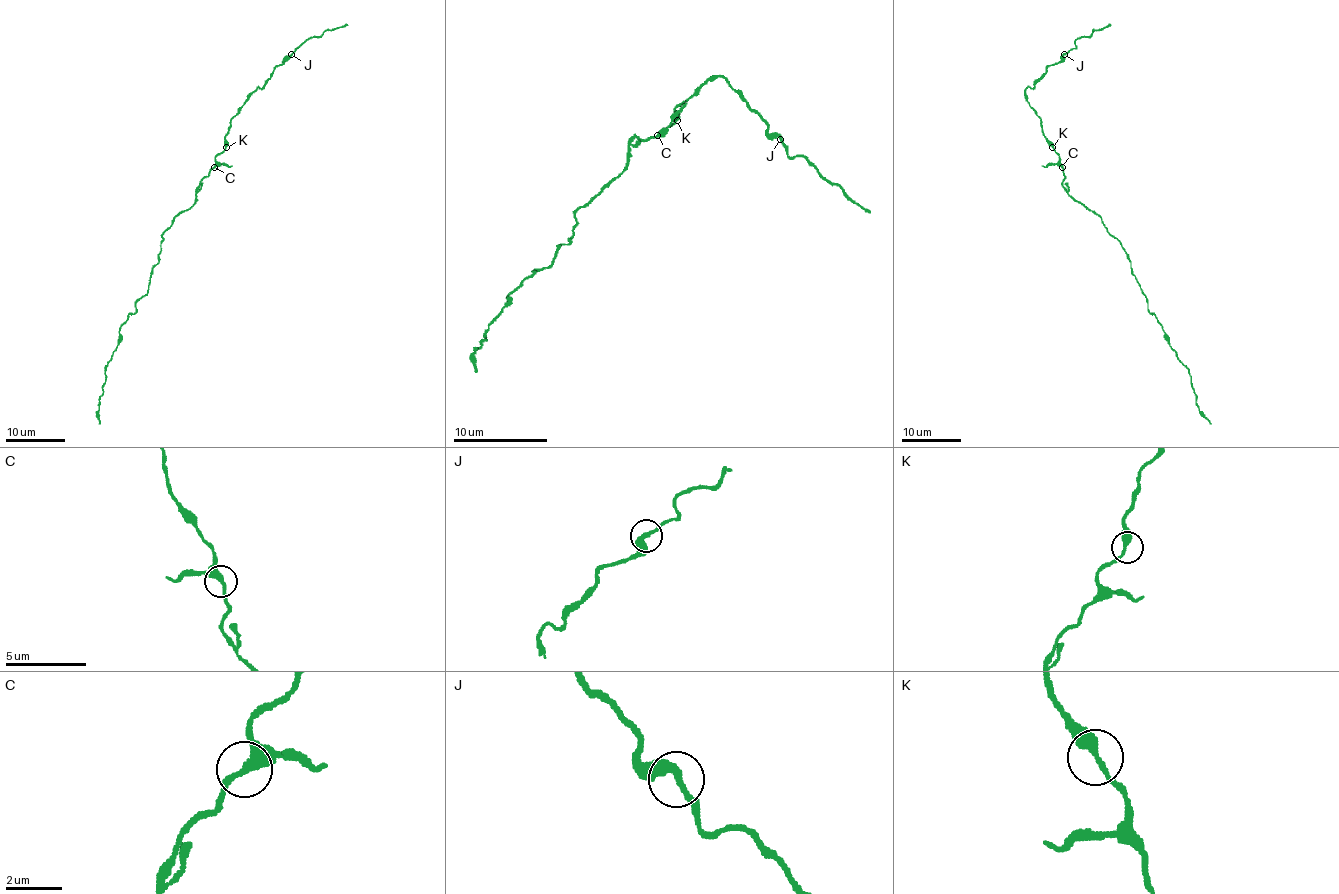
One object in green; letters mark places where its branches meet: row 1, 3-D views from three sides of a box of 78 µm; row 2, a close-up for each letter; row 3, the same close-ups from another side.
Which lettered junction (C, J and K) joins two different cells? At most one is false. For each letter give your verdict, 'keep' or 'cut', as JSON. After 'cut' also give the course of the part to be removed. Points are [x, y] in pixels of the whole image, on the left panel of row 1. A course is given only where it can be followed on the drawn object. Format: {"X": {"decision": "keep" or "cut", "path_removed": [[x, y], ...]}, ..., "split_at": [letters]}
{"C": {"decision": "keep"}, "J": {"decision": "keep"}, "K": {"decision": "keep"}, "split_at": []}

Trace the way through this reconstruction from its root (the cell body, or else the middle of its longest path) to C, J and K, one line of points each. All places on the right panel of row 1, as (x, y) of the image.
C: (1078, 202), (1063, 186), (1061, 167)
J: (1078, 202), (1063, 186), (1060, 158), (1042, 133), (1041, 118), (1024, 93), (1064, 54)
K: (1078, 202), (1063, 186), (1063, 167), (1052, 147)

